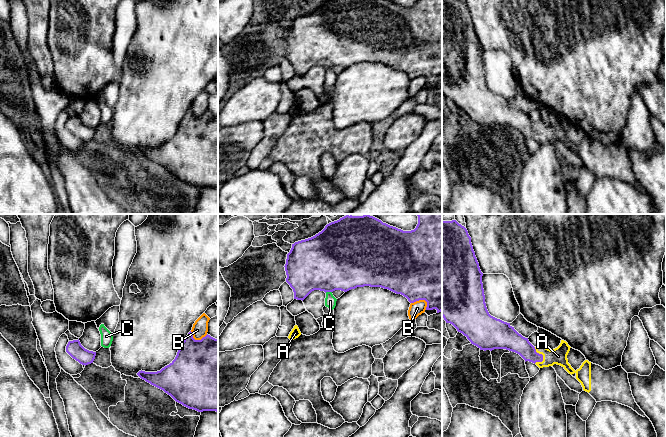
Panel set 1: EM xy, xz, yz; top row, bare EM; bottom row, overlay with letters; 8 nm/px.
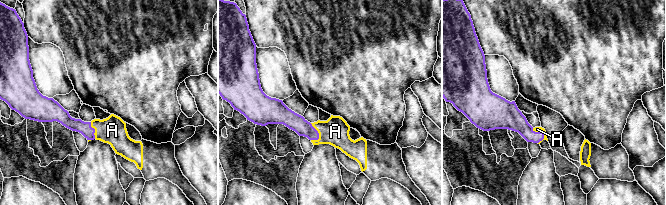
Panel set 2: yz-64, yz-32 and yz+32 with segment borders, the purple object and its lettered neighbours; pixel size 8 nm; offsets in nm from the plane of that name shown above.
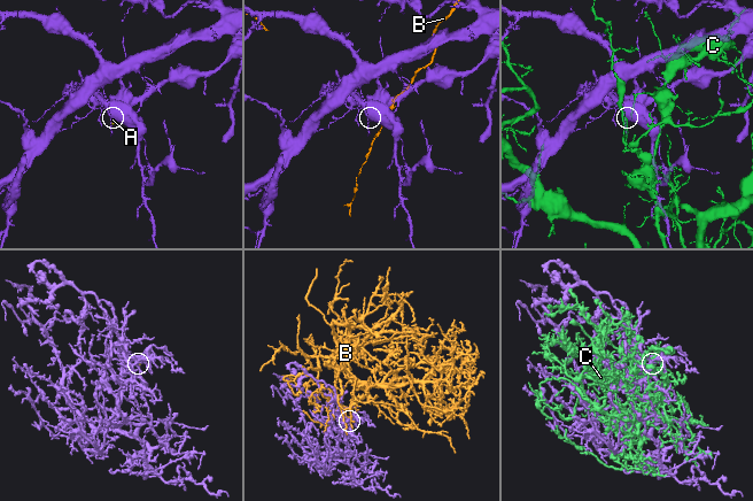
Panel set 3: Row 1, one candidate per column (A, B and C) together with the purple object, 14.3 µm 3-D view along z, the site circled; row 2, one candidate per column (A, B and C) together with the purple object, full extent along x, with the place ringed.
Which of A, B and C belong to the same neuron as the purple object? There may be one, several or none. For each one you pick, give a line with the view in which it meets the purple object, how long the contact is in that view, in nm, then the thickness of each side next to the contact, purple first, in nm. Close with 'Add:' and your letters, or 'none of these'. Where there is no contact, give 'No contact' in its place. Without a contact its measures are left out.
A: Touches purple in yz. Shared border 140 nm. Thickness 160 nm (purple) against 130 nm
Add: A

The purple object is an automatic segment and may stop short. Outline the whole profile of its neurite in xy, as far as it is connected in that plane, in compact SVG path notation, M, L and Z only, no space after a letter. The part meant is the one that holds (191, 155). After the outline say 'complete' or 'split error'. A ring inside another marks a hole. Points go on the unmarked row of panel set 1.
M190 107L182 118L175 135L157 148L139 147L137 151L151 161L163 166L176 178L183 182L196 186L218 188L218 115L206 111L201 116L195 116Z; complete

